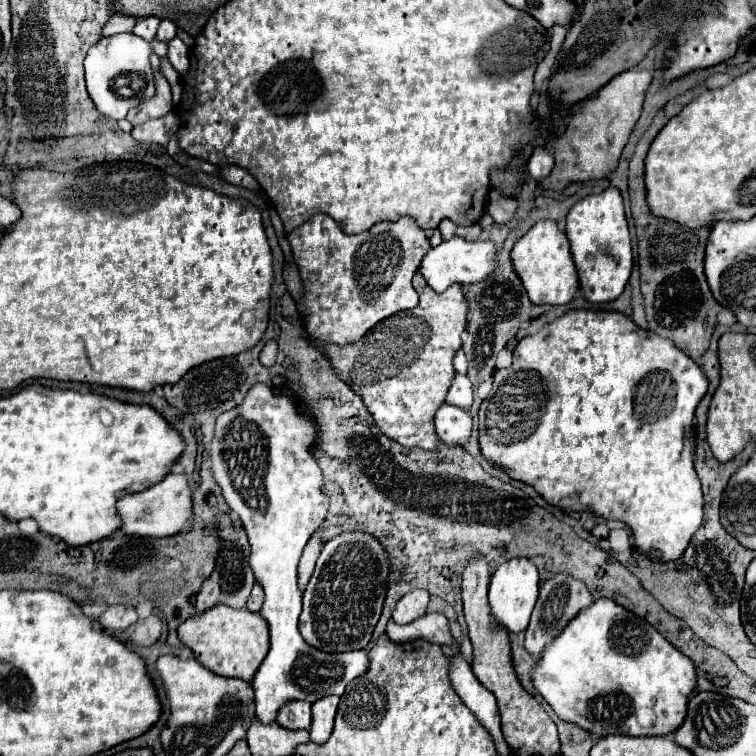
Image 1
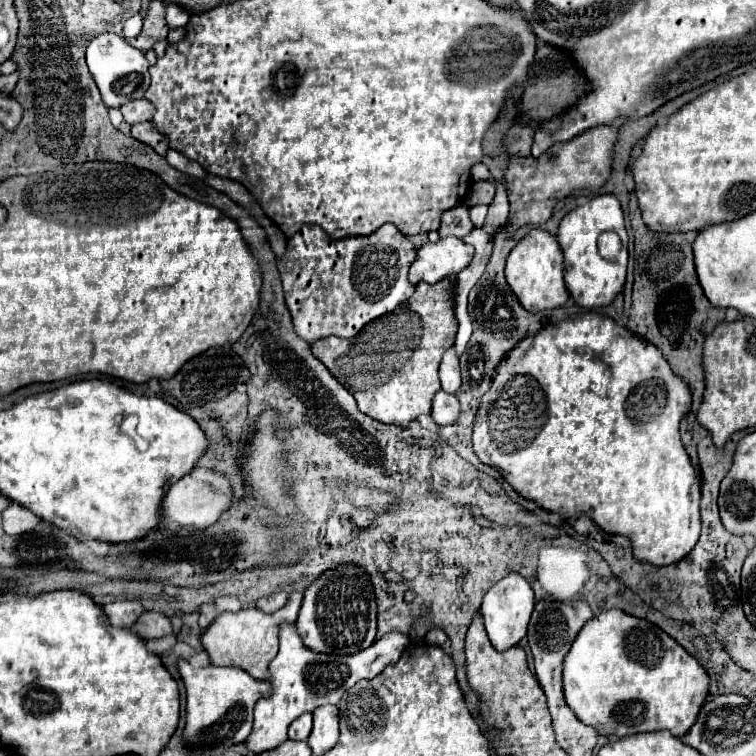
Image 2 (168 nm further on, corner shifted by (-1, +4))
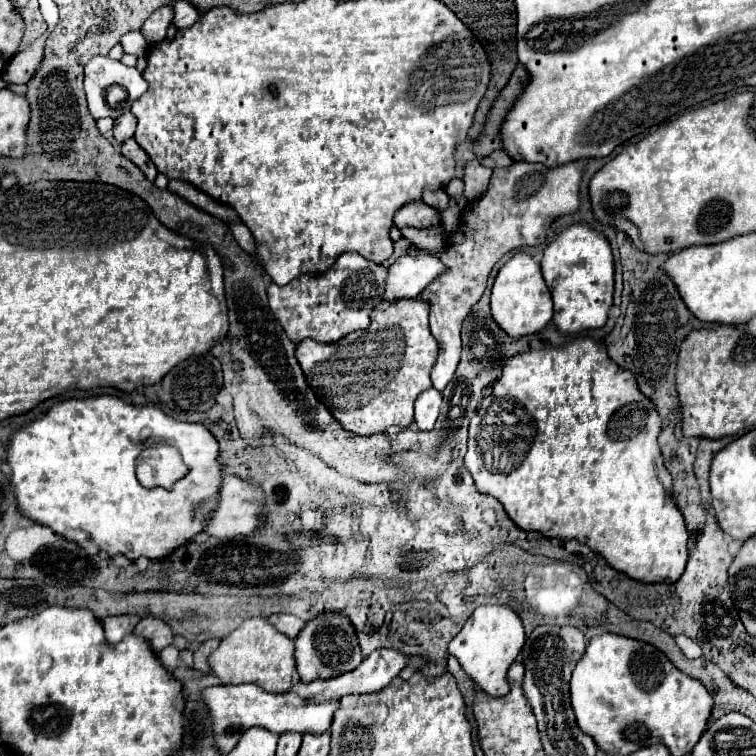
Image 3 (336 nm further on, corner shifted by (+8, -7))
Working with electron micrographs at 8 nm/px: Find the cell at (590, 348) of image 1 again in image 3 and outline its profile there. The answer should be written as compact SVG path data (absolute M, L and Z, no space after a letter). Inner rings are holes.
M578 336L570 340L564 346L552 346L552 348L540 348L540 350L528 350L522 354L516 354L506 360L506 366L502 370L502 376L494 382L494 396L500 400L492 400L490 406L484 410L478 410L476 416L470 420L470 438L468 438L468 452L464 456L464 466L470 470L476 488L484 494L492 494L498 498L506 510L506 514L516 520L516 524L522 530L534 530L548 538L576 538L578 542L590 546L594 552L600 552L608 564L624 572L626 576L642 582L676 582L688 560L688 528L684 524L684 516L680 516L680 508L676 508L676 500L672 500L672 476L664 468L658 434L662 428L660 414L656 412L656 406L652 406L652 400L648 400L632 376L630 370L620 368L614 360L610 360L608 350L604 344L594 342L588 336Z

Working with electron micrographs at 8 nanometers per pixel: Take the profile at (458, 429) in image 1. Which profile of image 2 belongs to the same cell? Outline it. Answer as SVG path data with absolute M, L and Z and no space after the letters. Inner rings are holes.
M437 391L435 397L433 397L431 417L439 427L455 423L457 417L459 417L459 401L457 401L457 397L451 395L451 393L445 393L445 391Z

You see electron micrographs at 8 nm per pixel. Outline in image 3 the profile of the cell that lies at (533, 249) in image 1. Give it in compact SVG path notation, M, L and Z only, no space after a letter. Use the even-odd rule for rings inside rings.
M526 252L514 254L498 272L492 286L492 318L510 336L526 336L542 330L552 320L552 298L550 290L542 278L540 264Z

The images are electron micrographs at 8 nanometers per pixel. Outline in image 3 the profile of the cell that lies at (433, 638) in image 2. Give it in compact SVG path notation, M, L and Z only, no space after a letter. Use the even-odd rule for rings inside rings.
M482 604L478 606L460 634L448 644L448 652L454 654L466 674L474 680L478 688L490 696L504 696L508 692L506 672L524 644L524 626L520 616L506 604Z

